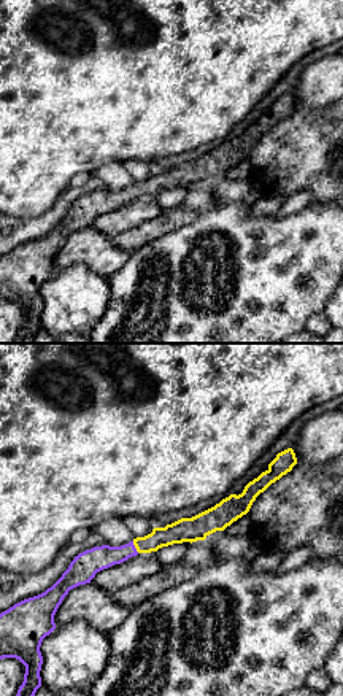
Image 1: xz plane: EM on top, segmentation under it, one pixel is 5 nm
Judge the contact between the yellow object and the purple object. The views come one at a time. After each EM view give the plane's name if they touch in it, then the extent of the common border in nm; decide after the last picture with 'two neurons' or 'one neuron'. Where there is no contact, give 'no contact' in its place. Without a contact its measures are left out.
contact in xz; length 70 nm

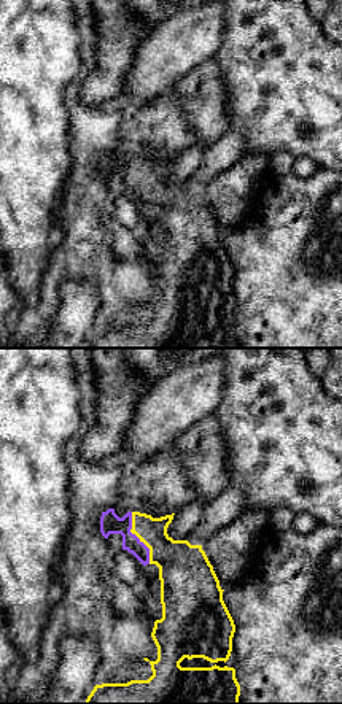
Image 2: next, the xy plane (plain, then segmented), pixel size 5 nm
contact in xy; length 280 nm

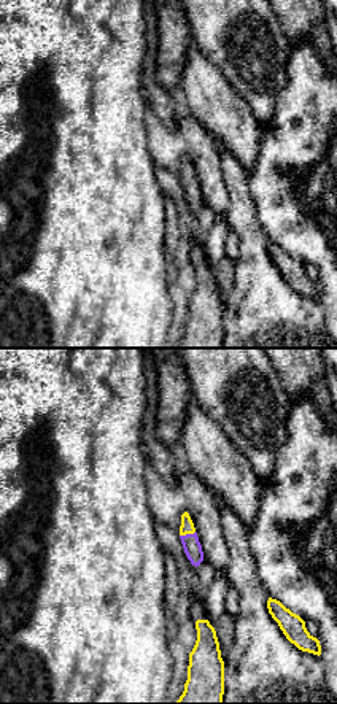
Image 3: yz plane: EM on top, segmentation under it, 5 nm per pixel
contact in yz; length 80 nm

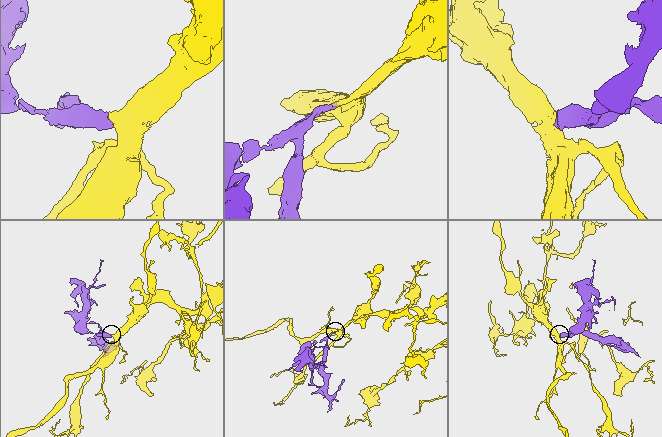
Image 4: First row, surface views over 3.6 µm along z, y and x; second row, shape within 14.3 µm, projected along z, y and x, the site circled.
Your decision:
one neuron

